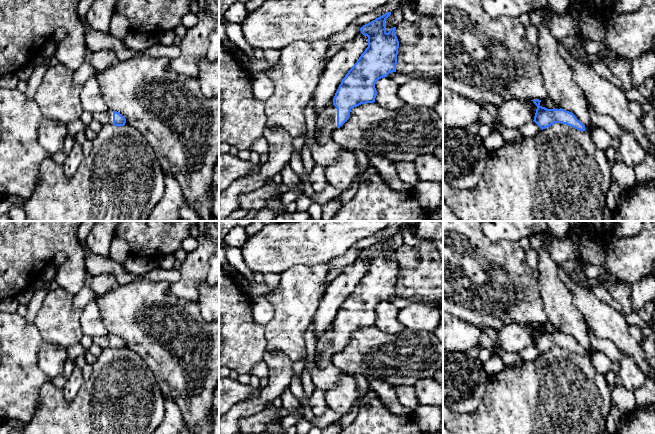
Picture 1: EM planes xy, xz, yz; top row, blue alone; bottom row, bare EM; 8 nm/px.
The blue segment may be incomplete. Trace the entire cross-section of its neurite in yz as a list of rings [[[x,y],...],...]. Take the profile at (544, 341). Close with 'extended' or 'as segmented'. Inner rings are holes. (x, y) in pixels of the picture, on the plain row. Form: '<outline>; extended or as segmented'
[[[535,323],[531,324],[536,330],[536,337],[534,340],[534,346],[543,354],[554,347],[561,347],[571,350],[580,355],[591,355],[595,350],[592,348],[590,350],[583,349],[573,337],[566,335],[564,333],[547,333],[540,329],[541,324]]]; extended

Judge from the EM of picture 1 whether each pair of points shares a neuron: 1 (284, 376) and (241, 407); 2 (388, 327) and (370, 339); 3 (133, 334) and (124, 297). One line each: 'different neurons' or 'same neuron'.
1: same neuron
2: different neurons
3: same neuron

